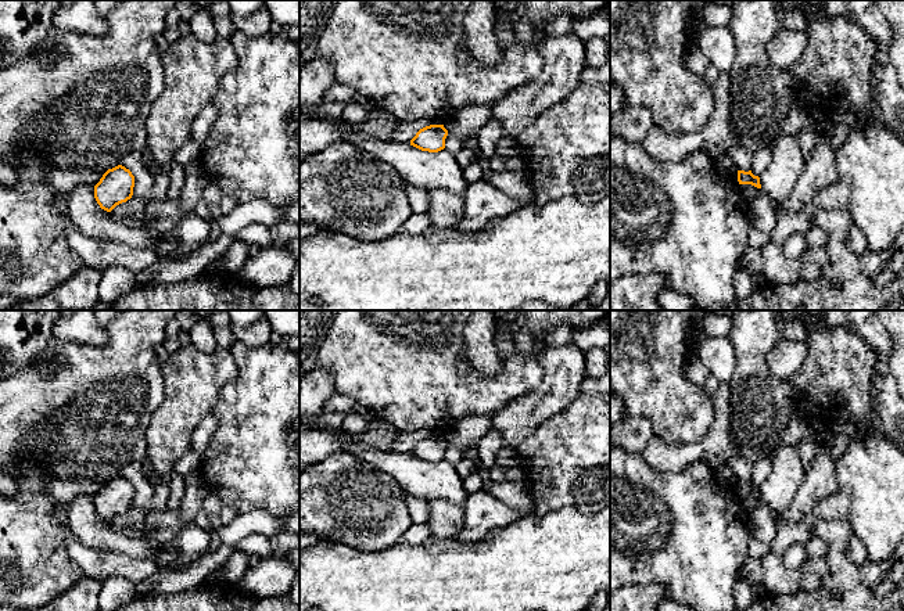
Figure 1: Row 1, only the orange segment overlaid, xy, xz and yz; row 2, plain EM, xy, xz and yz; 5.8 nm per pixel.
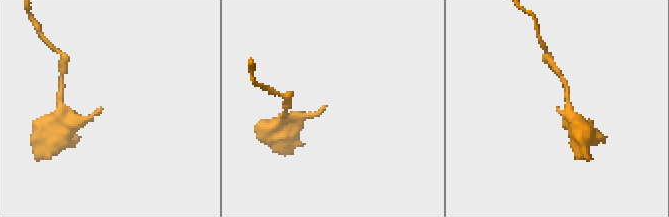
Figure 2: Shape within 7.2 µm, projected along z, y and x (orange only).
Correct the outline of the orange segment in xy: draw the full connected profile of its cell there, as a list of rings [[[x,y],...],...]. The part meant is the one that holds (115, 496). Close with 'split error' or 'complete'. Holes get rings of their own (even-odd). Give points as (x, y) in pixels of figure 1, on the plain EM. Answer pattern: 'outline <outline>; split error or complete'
outline [[[118,475],[108,479],[94,496],[94,508],[101,520],[111,522],[116,515],[133,506],[134,486],[129,479]]]; complete

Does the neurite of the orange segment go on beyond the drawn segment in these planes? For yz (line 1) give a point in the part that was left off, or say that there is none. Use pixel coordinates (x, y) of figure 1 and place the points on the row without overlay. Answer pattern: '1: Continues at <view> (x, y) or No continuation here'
1: No continuation here

